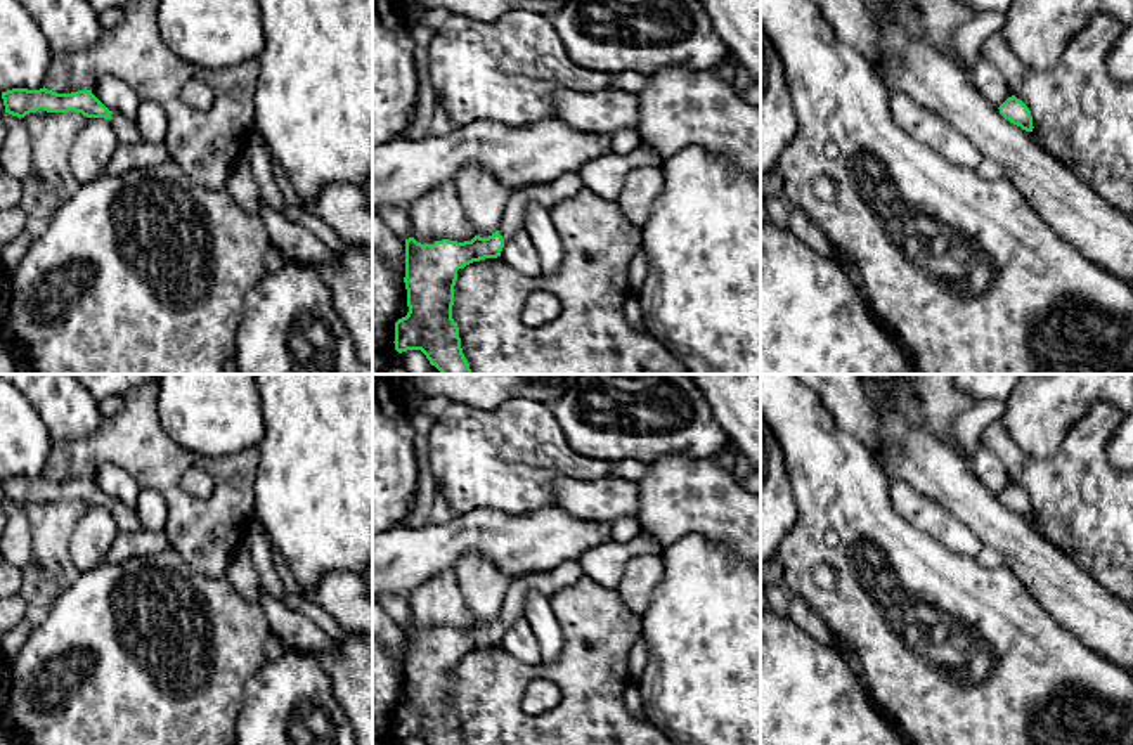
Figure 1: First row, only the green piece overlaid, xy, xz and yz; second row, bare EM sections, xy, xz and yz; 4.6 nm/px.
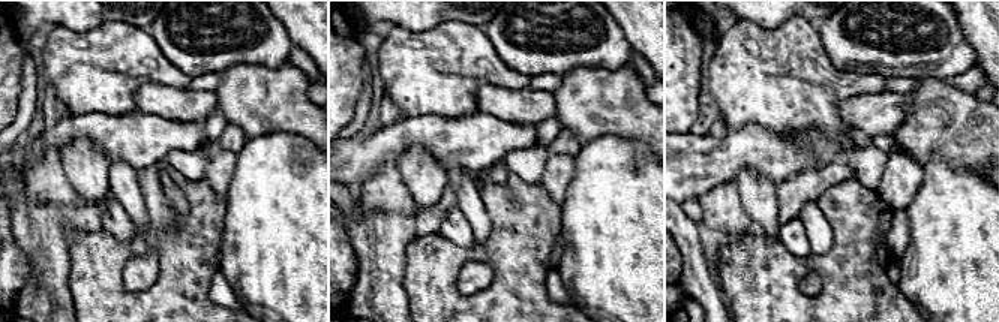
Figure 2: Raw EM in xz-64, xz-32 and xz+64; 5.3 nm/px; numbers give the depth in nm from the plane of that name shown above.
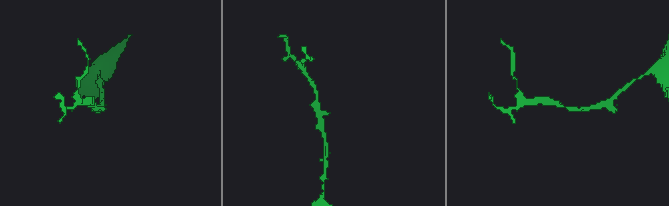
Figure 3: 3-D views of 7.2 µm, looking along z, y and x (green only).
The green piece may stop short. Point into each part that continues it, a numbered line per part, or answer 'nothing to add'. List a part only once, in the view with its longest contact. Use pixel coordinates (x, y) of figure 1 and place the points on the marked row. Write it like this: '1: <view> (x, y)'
1: xz (567, 186)

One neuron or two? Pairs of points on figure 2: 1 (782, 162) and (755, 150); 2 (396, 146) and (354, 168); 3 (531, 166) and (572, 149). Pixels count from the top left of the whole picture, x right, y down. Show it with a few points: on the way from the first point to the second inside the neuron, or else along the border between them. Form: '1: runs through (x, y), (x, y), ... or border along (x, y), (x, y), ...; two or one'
1: runs through (776, 156), (761, 150); one
2: runs through (386, 146), (372, 150), (365, 158); one
3: runs through (542, 156), (552, 149), (561, 149); one

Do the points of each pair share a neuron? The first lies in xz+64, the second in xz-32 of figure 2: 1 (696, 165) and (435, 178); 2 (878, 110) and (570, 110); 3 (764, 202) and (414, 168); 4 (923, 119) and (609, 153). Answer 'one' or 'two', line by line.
1: two
2: two
3: one
4: two

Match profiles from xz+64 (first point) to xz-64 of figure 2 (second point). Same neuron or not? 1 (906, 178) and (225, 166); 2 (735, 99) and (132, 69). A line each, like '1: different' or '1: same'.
1: same
2: same

